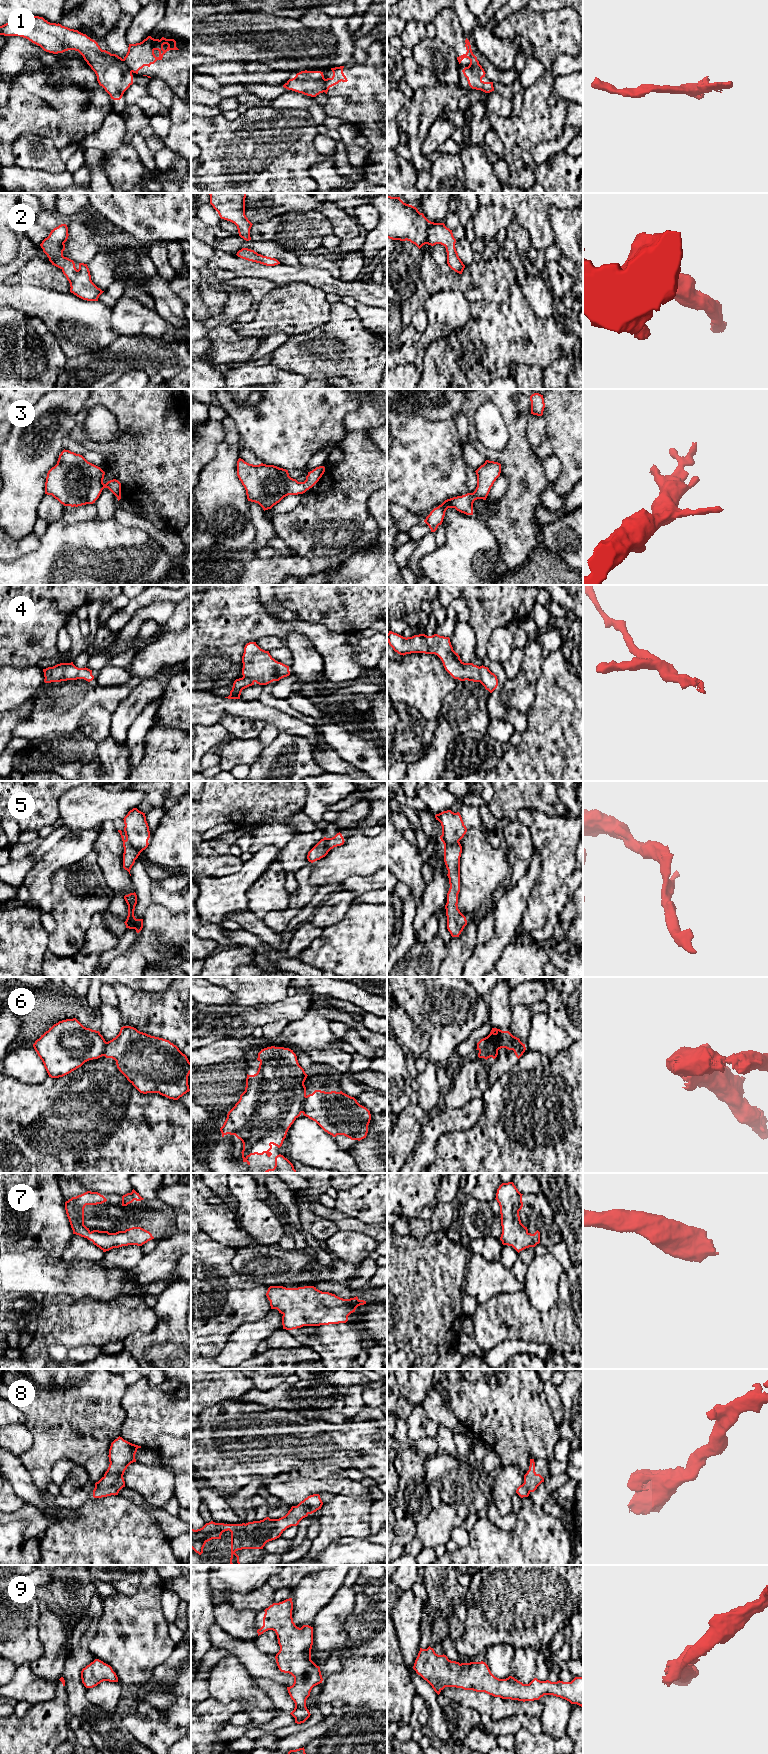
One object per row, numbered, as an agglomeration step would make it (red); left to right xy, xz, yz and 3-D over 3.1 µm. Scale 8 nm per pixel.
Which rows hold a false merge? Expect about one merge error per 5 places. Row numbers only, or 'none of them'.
1, 5, 6

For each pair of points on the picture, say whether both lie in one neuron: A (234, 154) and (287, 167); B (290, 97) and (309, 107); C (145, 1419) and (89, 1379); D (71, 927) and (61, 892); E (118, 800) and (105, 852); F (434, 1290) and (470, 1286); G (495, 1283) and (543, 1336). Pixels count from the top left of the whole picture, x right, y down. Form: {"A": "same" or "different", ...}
{"A": "same", "B": "same", "C": "different", "D": "same", "E": "different", "F": "different", "G": "different"}

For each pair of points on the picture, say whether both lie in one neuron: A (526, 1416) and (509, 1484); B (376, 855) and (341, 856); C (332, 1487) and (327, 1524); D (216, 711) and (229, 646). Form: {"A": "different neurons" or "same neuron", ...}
{"A": "different neurons", "B": "same neuron", "C": "different neurons", "D": "different neurons"}

